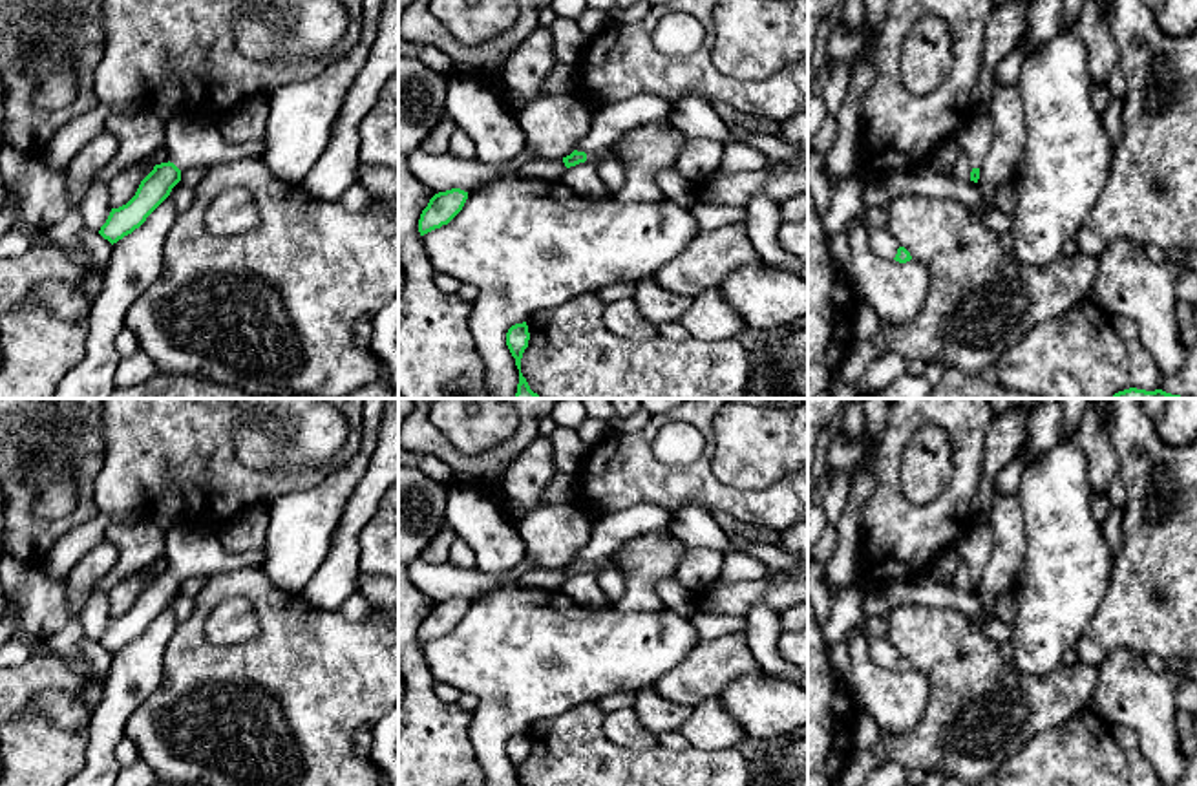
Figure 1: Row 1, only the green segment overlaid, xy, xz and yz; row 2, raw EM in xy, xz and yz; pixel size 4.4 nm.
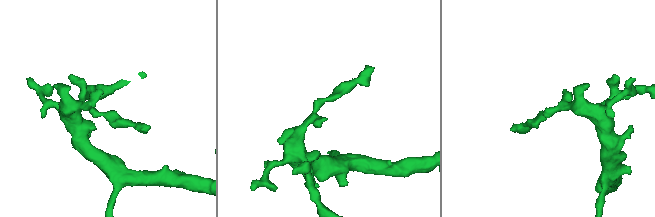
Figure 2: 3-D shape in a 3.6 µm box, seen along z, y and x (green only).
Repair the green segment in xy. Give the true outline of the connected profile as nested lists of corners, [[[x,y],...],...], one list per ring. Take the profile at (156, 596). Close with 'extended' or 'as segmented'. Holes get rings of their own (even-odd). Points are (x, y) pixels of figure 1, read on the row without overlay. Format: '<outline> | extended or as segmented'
[[[192,523],[166,528],[164,558],[170,570],[155,574],[141,590],[135,605],[122,616],[111,618],[99,643],[111,654],[139,638],[146,627],[170,605],[181,583],[192,576],[212,576],[238,568],[261,568],[265,548],[228,552],[219,536]]] | extended

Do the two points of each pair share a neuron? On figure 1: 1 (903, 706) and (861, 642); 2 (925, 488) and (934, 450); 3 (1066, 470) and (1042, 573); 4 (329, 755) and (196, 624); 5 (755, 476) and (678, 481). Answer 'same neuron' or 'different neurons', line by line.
1: same neuron
2: same neuron
3: same neuron
4: same neuron
5: different neurons

